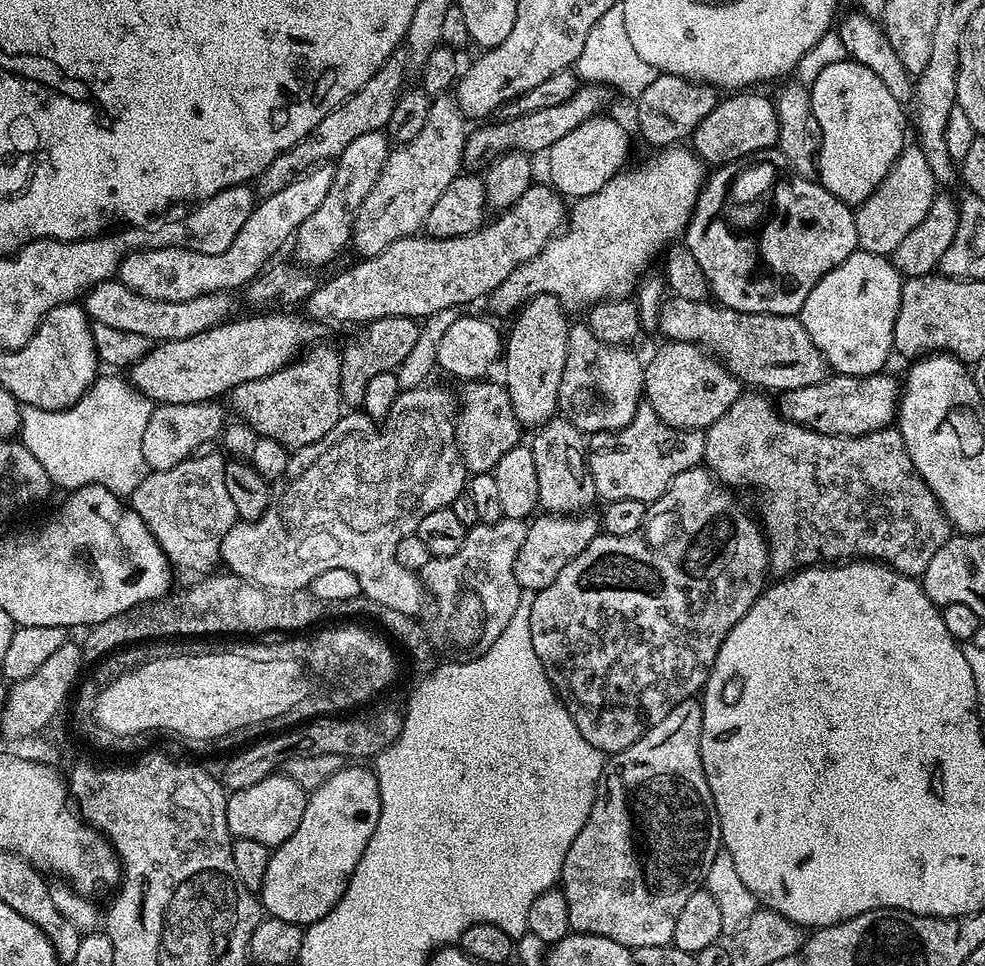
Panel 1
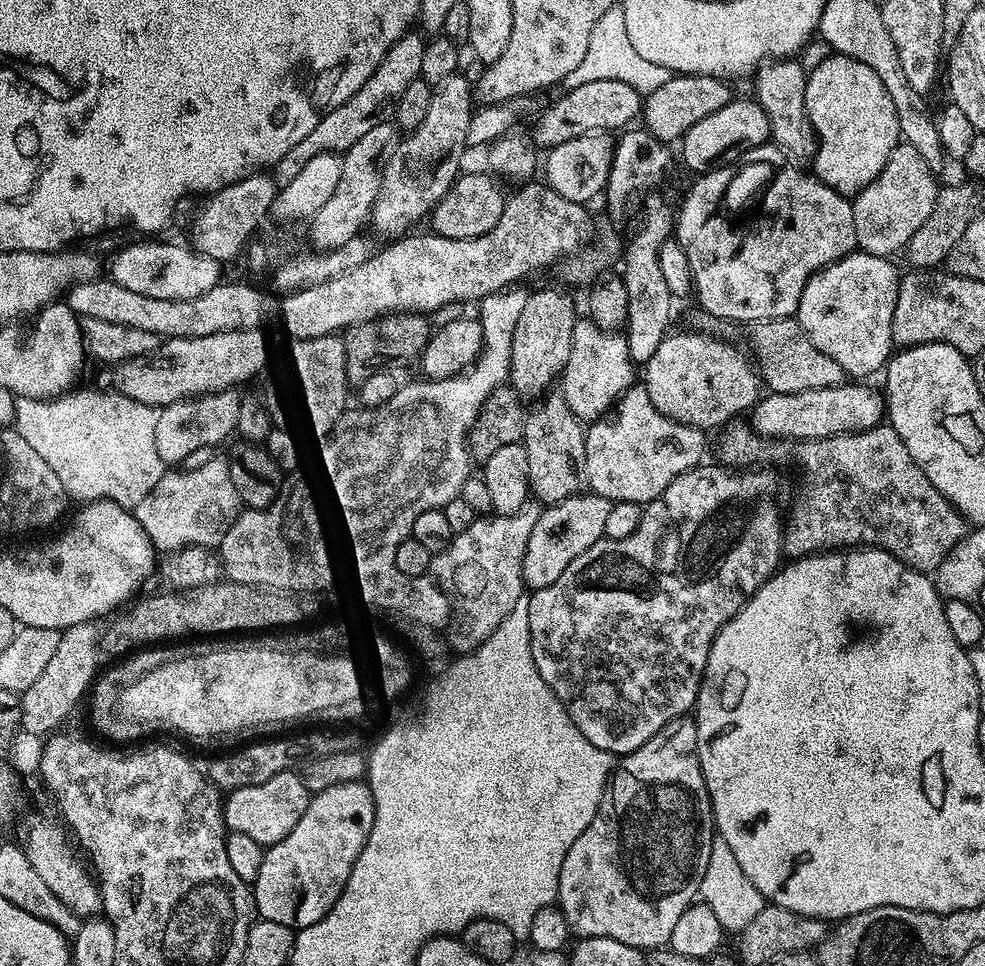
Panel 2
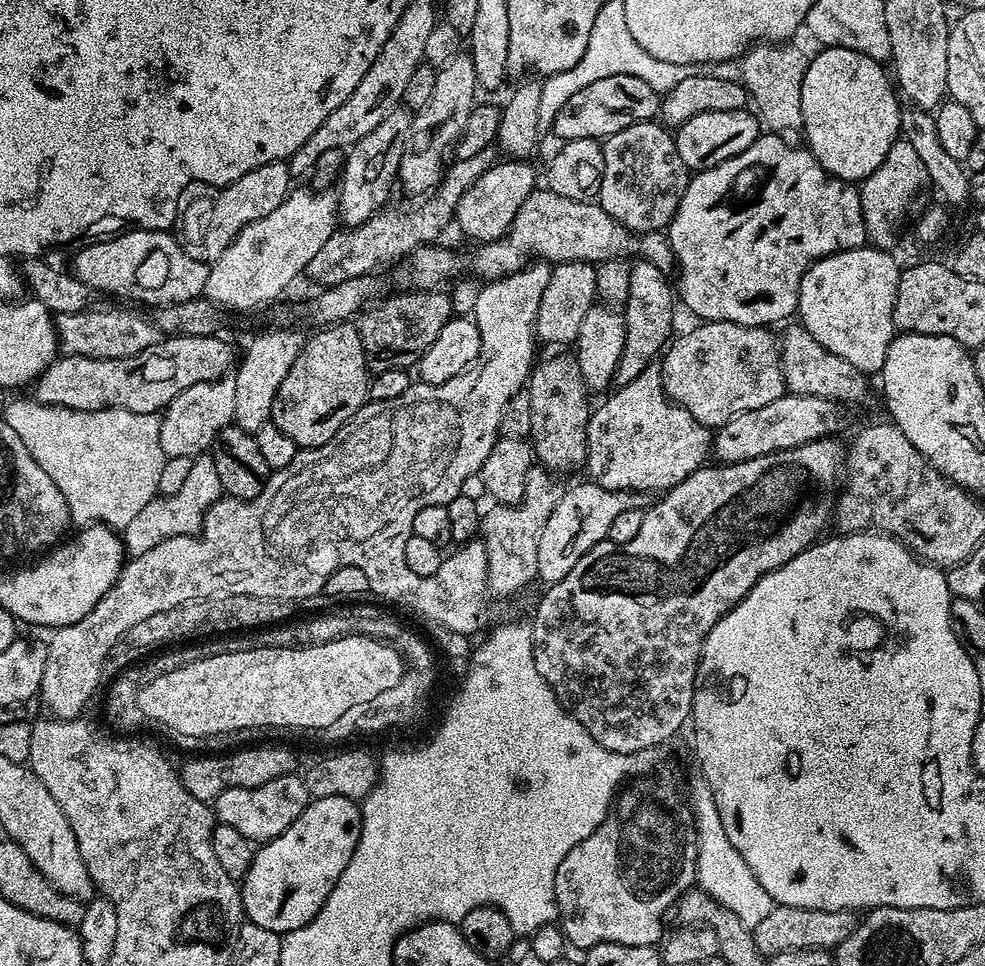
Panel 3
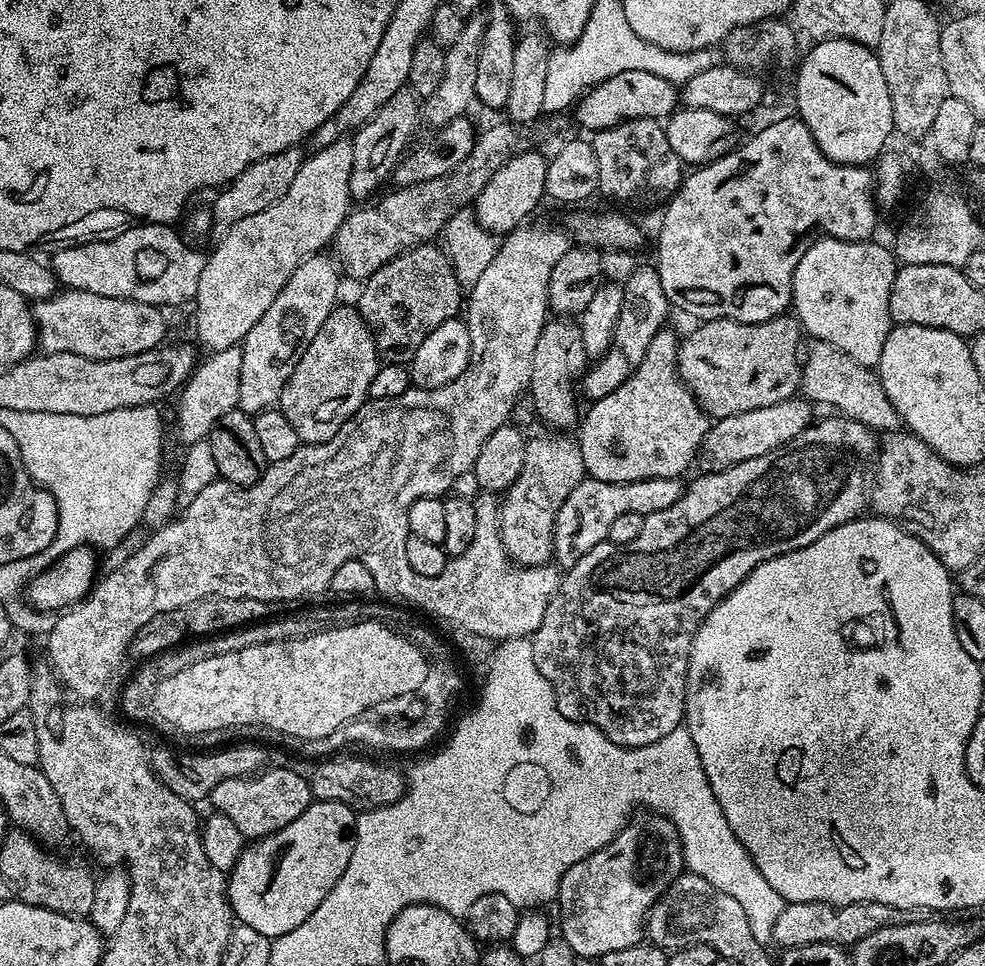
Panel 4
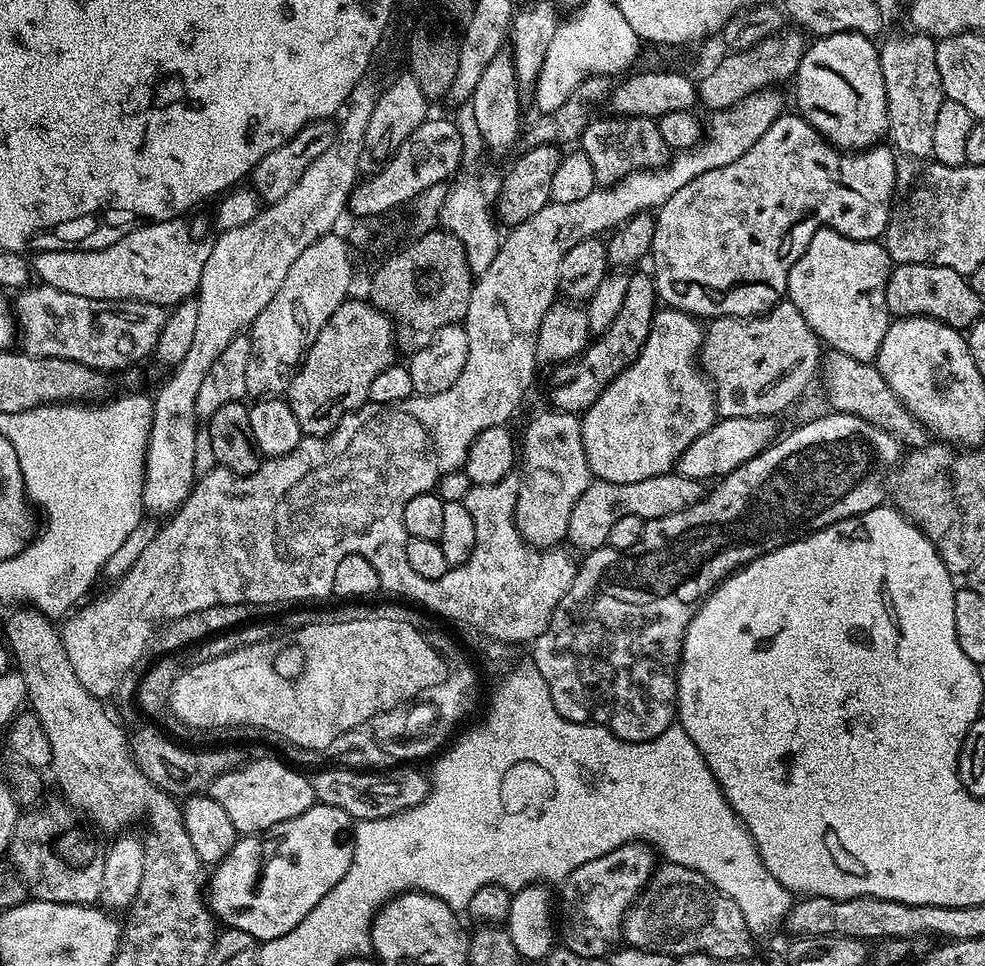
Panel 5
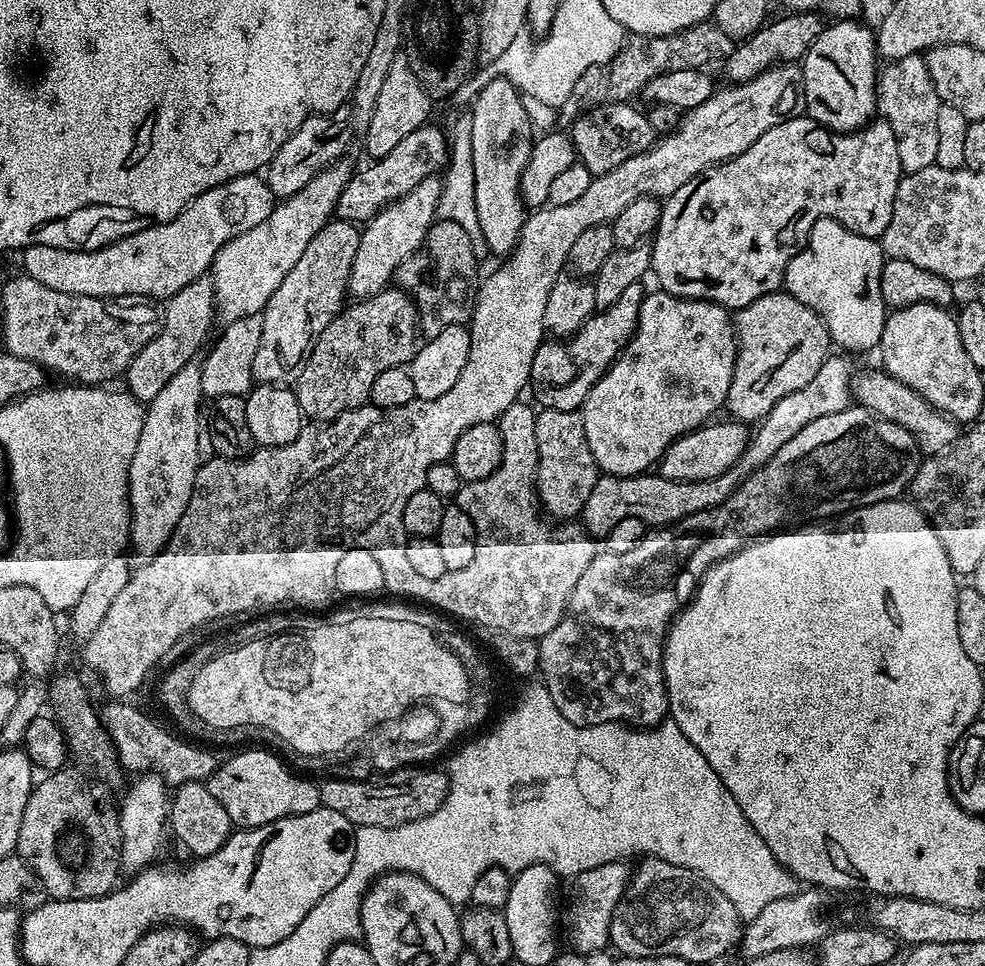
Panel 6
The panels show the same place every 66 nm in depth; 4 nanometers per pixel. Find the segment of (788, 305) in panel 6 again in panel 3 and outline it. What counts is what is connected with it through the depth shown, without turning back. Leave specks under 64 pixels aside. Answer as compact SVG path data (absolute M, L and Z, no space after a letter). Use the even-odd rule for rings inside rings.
M709 320L697 323L697 328L677 335L663 349L662 359L658 364L662 386L672 403L690 410L698 422L702 422L710 430L720 428L730 418L742 414L746 410L758 410L774 398L785 395L786 385L784 371L780 365L780 345L777 337L771 336L767 327L751 328L725 320Z

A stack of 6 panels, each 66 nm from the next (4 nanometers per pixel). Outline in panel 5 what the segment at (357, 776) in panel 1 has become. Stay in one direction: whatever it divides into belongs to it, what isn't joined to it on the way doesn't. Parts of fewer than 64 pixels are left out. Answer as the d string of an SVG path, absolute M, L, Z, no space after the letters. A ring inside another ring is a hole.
M315 803L298 818L290 818L286 822L278 822L269 832L254 836L241 835L237 839L234 850L226 854L223 862L215 865L210 876L210 891L206 899L212 909L213 916L224 928L246 930L258 942L282 938L282 934L290 934L342 878L346 878L346 870L350 870L350 862L354 858L354 821L346 810L338 810L334 806Z

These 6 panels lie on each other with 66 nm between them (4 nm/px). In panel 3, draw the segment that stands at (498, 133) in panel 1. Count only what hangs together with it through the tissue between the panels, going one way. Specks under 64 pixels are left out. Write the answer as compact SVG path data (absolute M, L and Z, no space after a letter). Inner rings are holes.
M630 75L600 78L590 82L589 86L584 86L566 100L553 120L554 133L556 132L557 141L560 142L578 138L603 141L631 124L647 120L655 121L660 116L661 99L661 93L650 90L650 85L642 82L642 78Z

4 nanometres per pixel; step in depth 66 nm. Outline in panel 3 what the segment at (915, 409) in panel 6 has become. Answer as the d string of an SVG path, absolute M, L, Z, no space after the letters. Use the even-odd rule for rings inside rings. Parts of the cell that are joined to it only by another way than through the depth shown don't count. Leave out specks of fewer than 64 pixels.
M792 323L787 325L789 328L785 330L784 337L781 335L778 340L780 365L784 371L787 391L793 396L821 396L846 406L866 403L869 377L854 366L850 366L846 358L838 358L838 354L830 354L830 350L826 350L822 342L814 342L814 334L806 331L803 324Z

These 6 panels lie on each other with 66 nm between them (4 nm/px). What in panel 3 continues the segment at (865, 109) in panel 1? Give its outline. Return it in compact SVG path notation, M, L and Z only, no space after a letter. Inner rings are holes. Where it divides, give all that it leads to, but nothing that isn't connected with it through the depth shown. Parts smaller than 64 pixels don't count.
M821 47L817 56L811 57L806 70L806 78L802 78L802 118L806 147L813 158L824 169L840 180L849 182L864 181L868 175L881 166L882 160L890 151L890 146L901 135L900 109L897 89L884 73L885 65L874 58L866 58L866 54L858 54L858 50L845 48Z

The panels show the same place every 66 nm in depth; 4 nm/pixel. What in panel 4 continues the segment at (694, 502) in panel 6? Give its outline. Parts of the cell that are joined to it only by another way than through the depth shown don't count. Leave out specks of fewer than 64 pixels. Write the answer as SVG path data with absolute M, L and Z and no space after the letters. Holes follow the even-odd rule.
M586 478L562 502L552 531L552 556L557 565L570 569L594 546L605 543L612 523L622 514L642 514L644 517L658 510L666 510L678 502L685 485L677 478L650 478L638 482L602 482Z

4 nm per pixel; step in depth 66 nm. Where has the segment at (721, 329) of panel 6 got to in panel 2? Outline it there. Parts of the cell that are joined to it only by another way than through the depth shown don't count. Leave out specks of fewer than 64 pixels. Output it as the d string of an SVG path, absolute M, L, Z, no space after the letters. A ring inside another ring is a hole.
M633 386L620 397L617 420L601 418L587 425L586 474L588 488L610 501L647 506L664 494L666 486L697 467L704 456L705 433L699 428L672 420L653 406L643 386Z

